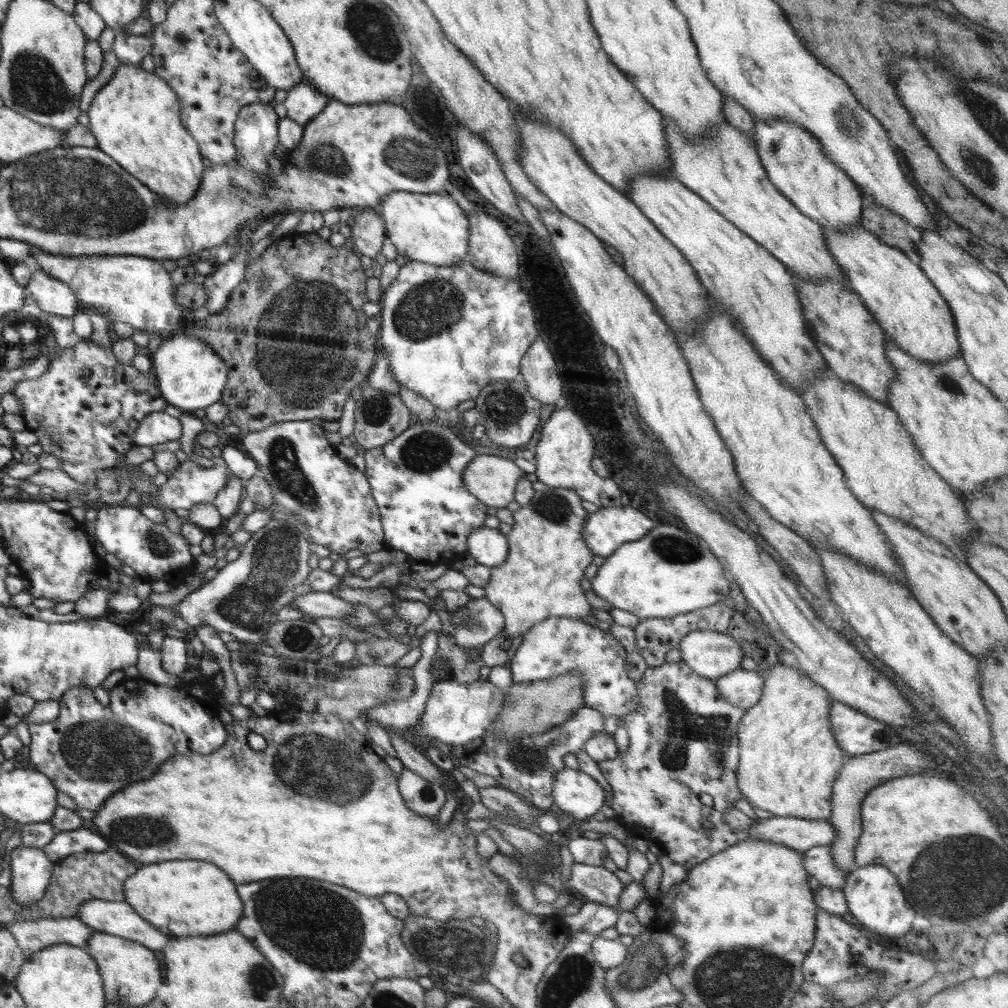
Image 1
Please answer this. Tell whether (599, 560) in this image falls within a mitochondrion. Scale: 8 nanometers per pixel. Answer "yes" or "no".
no

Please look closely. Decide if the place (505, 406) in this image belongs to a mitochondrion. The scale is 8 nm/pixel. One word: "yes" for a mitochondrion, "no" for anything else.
yes

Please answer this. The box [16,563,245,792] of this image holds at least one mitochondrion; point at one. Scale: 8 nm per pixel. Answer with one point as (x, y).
(100, 752)

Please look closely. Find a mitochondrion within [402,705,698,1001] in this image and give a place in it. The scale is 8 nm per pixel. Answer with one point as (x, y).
(456, 948)

